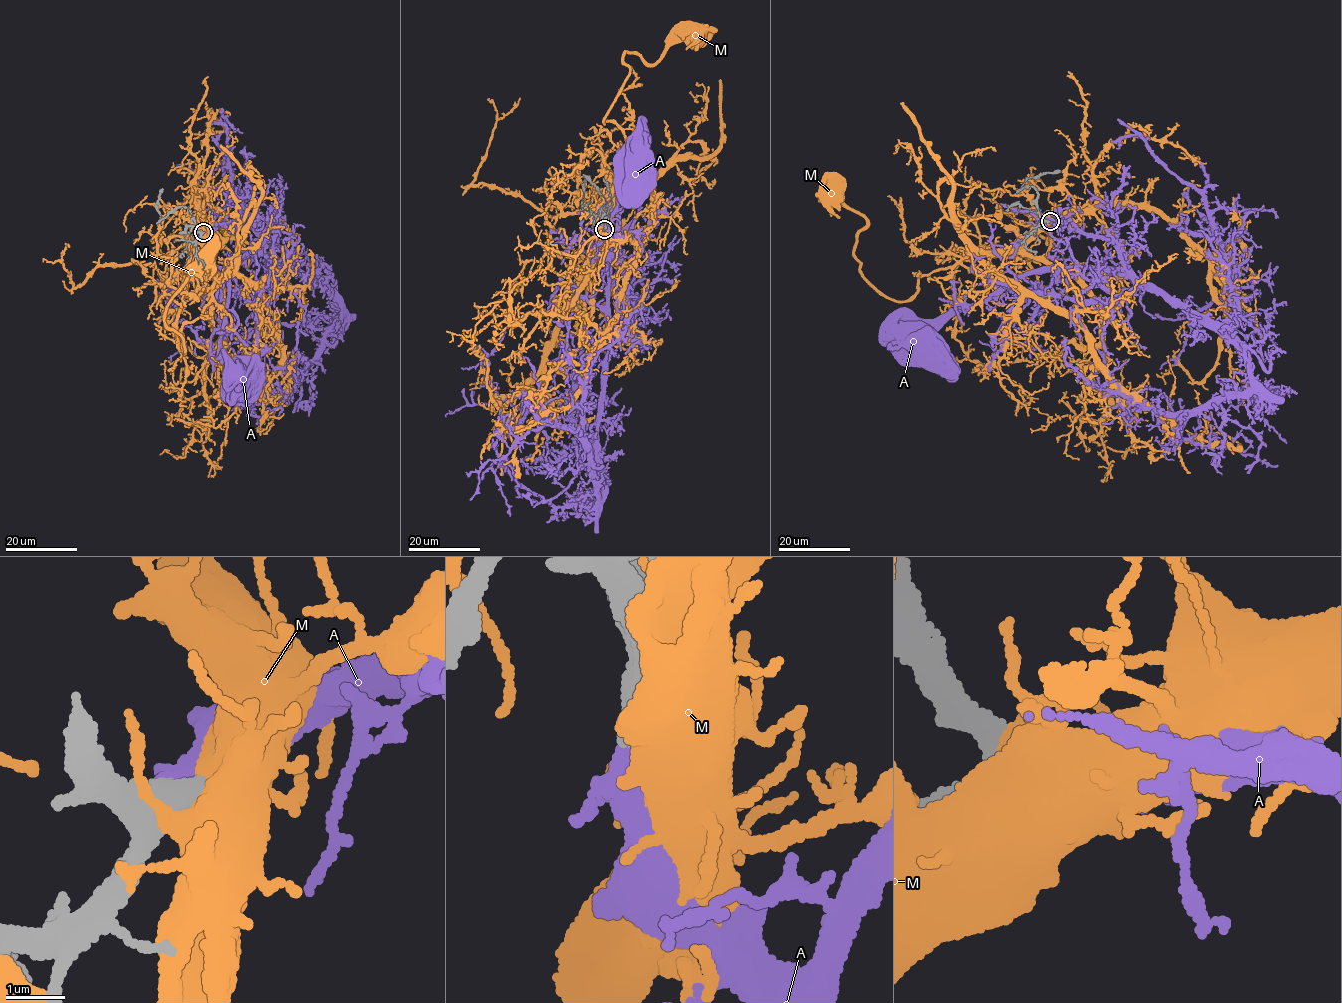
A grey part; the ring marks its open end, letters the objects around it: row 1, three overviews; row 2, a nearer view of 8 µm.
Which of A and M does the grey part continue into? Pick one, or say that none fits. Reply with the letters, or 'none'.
A

